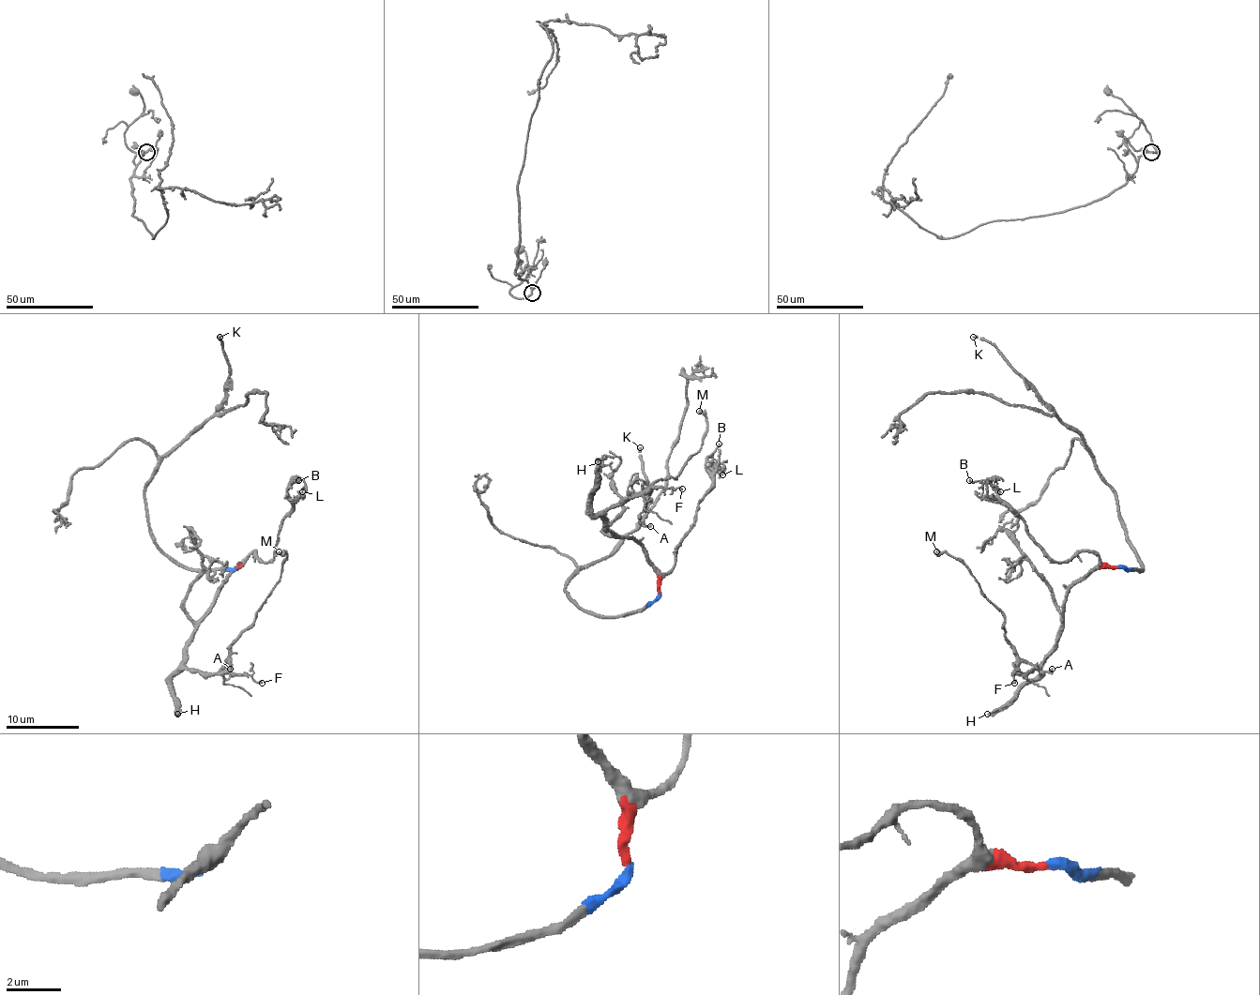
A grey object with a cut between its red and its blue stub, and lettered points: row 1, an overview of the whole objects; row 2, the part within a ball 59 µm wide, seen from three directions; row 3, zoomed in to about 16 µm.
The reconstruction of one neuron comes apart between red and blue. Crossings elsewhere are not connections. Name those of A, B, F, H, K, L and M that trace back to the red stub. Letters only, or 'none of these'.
A, B, F, H, L, M

